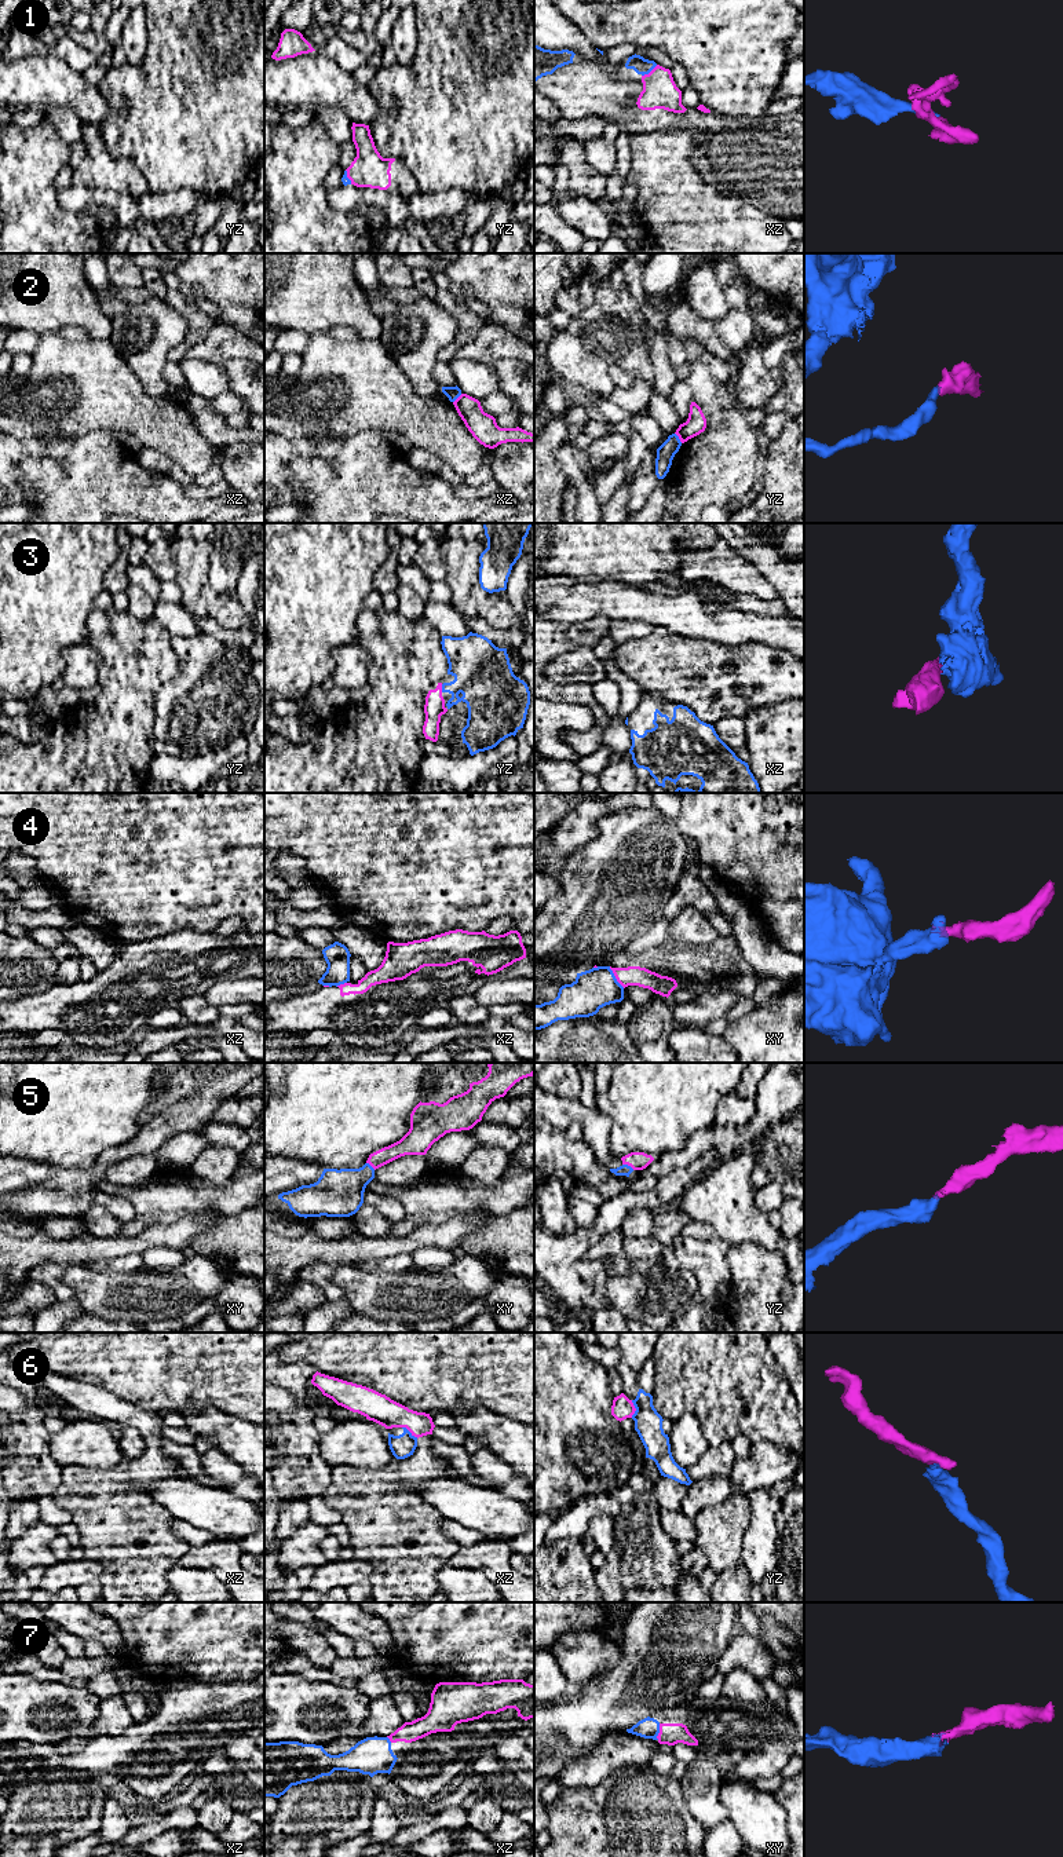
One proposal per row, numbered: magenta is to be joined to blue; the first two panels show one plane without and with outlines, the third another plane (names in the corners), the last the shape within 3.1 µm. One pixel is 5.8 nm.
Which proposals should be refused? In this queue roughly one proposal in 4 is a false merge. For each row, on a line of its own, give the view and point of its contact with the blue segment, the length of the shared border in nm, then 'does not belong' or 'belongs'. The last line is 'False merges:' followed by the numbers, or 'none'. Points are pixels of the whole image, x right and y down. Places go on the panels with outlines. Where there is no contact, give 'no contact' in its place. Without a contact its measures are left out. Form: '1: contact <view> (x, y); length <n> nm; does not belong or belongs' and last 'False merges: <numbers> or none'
1: contact xz (649, 72); length 120 nm; belongs
2: contact yz (678, 438); length 80 nm; does not belong
3: contact yz (442, 688); length 50 nm; belongs
4: contact xy (614, 978); length 160 nm; does not belong
5: contact yz (627, 1165); length 80 nm; belongs
6: contact yz (635, 1407); length 100 nm; does not belong
7: contact xy (658, 1732); length 100 nm; belongs
False merges: 2, 4, 6

